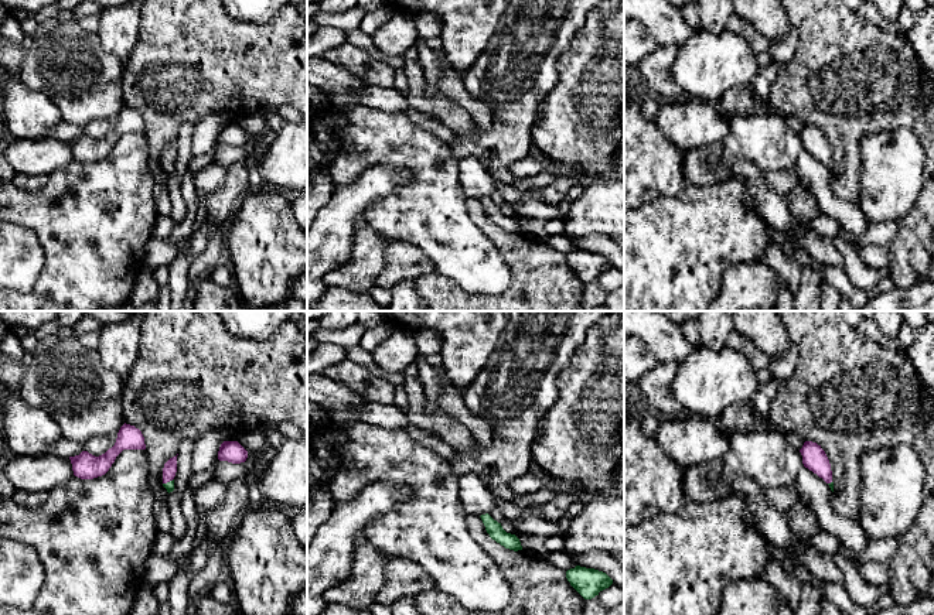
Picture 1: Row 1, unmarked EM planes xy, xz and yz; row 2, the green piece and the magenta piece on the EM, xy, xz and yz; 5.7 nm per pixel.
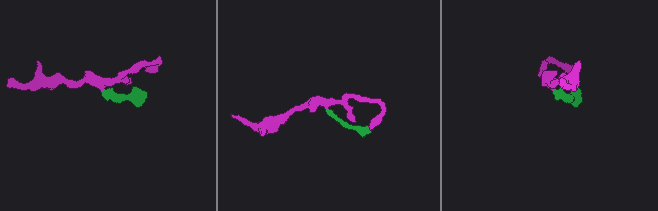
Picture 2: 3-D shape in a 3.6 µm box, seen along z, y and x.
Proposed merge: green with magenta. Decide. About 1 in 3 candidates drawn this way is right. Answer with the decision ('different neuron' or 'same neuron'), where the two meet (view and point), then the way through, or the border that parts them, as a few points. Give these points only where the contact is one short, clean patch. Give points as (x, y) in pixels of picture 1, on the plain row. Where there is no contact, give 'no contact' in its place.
same neuron; contact xy (167, 166); way xy (170, 168), (167, 166), (170, 150)

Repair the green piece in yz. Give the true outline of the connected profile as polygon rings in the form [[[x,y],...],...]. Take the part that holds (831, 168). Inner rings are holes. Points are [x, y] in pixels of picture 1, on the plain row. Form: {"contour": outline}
{"contour": [[[805,124],[800,136],[802,139],[804,150],[822,161],[834,175],[831,147],[821,129],[812,124]]]}

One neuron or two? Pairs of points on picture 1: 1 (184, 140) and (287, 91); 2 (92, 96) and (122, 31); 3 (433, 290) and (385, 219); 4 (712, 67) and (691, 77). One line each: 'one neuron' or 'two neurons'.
1: two neurons
2: two neurons
3: two neurons
4: one neuron

